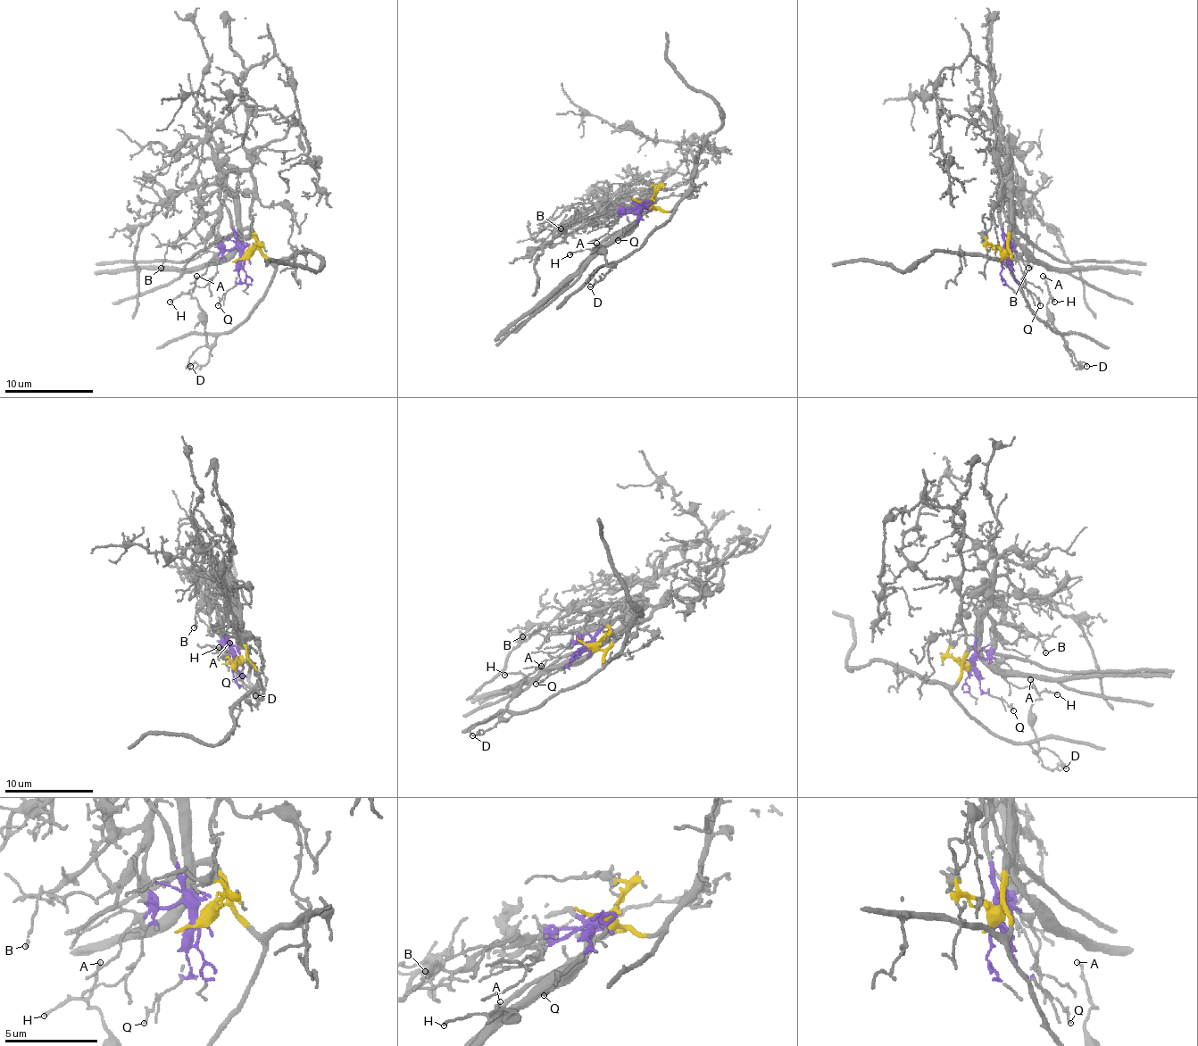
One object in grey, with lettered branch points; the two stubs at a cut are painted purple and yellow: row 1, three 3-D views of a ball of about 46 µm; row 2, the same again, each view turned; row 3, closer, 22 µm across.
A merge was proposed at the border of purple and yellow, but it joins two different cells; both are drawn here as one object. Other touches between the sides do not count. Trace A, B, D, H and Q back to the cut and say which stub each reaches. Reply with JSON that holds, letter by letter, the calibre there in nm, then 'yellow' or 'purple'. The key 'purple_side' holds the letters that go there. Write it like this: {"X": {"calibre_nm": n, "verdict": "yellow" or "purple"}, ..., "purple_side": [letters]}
{"A": {"calibre_nm": 120, "verdict": "yellow"}, "B": {"calibre_nm": 140, "verdict": "purple"}, "D": {"calibre_nm": 110, "verdict": "yellow"}, "H": {"calibre_nm": 140, "verdict": "yellow"}, "Q": {"calibre_nm": 120, "verdict": "purple"}, "purple_side": ["B", "Q"]}

